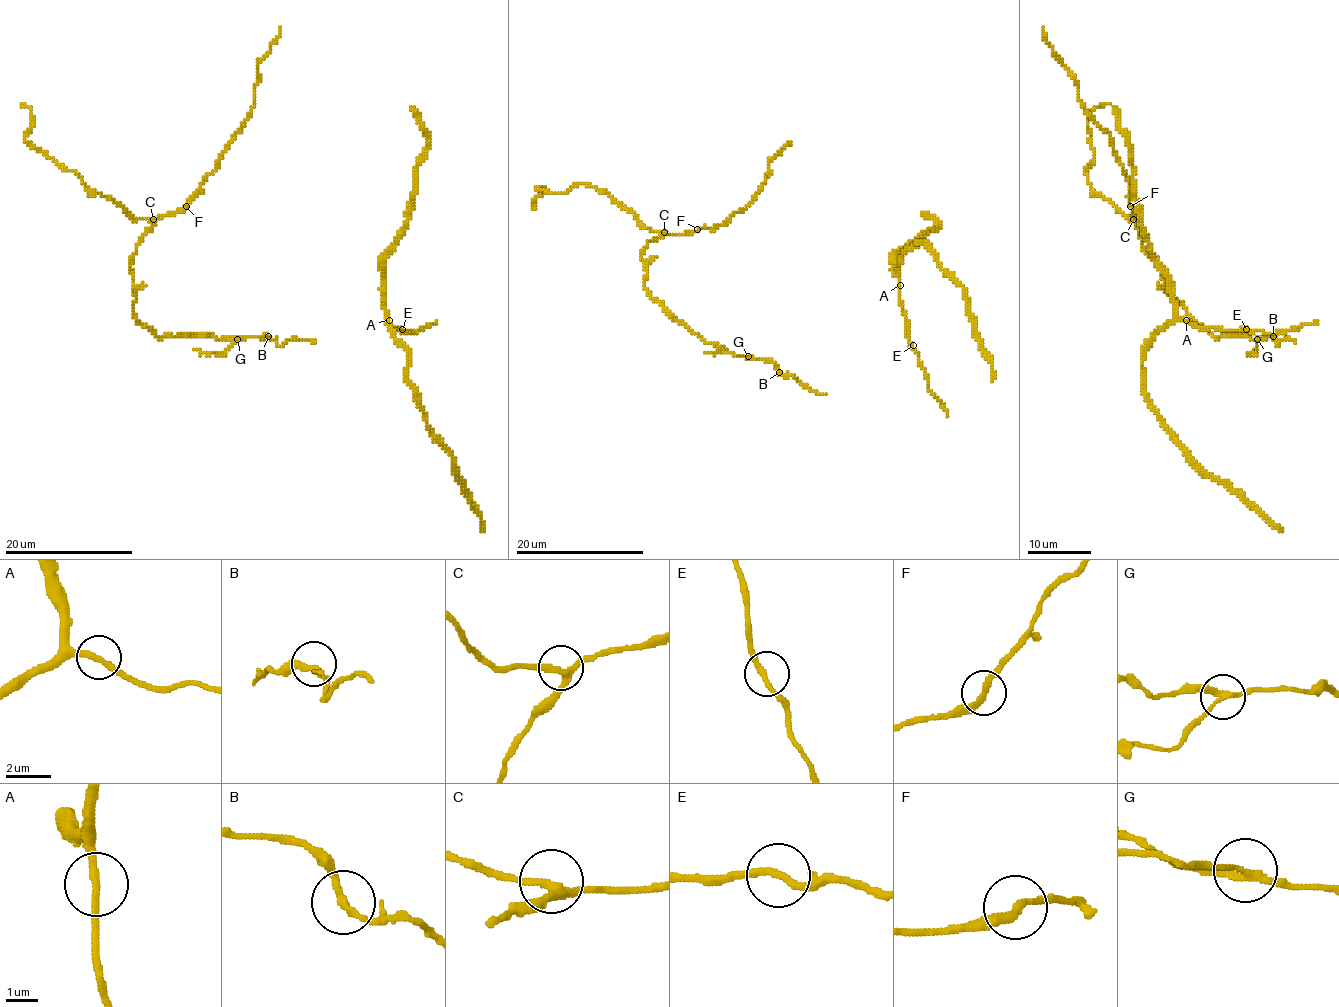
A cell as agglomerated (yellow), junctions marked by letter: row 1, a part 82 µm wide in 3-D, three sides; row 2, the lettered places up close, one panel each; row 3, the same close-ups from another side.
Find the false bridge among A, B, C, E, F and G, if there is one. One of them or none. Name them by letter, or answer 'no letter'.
G

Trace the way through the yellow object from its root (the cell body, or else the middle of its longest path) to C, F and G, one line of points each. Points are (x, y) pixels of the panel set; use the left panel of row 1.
C: (257, 337), (159, 337), (137, 320), (132, 309), (137, 291), (131, 258), (153, 219)
F: (257, 337), (159, 337), (137, 320), (131, 258), (159, 218), (186, 206)
G: (257, 337), (237, 339)

